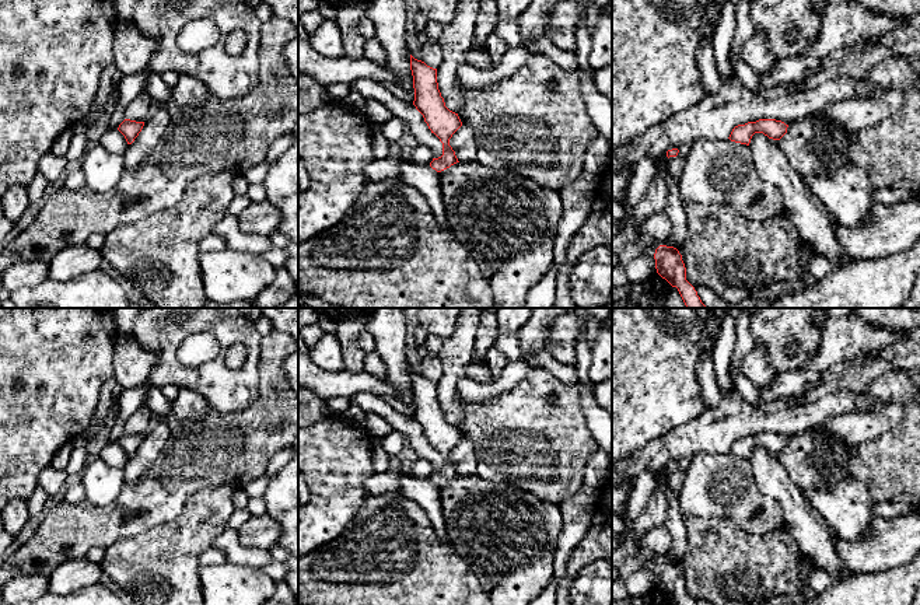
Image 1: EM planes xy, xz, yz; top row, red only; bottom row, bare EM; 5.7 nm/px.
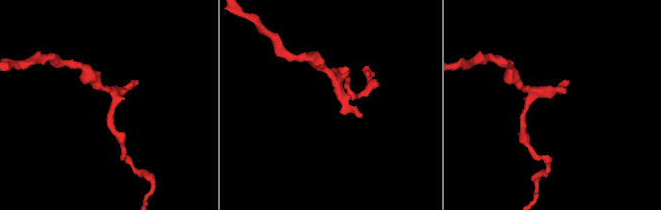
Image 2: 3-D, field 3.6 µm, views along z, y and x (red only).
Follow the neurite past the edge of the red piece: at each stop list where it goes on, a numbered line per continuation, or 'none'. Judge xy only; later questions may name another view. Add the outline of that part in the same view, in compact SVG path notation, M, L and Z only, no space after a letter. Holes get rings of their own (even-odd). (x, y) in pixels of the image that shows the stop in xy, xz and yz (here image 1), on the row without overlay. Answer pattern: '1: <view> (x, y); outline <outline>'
none

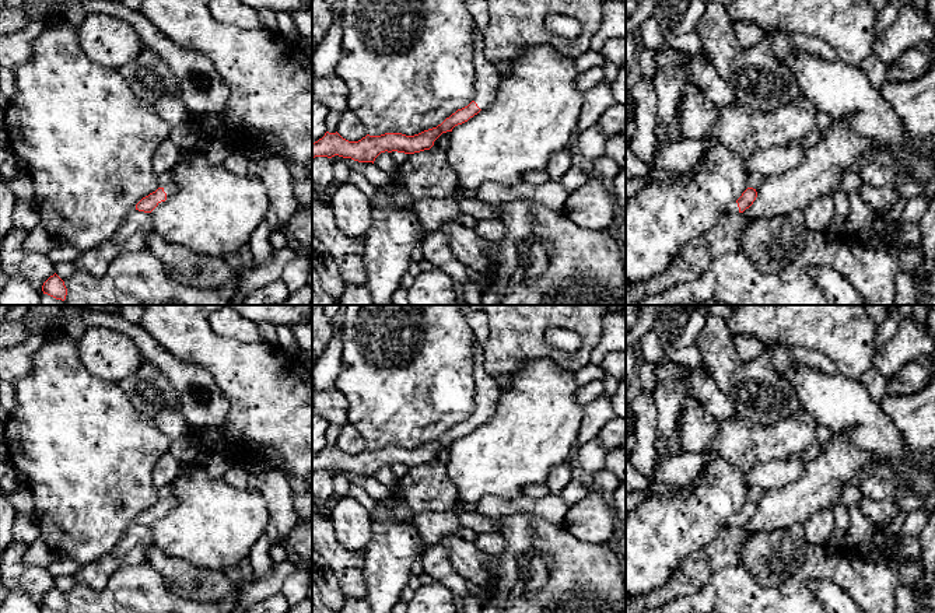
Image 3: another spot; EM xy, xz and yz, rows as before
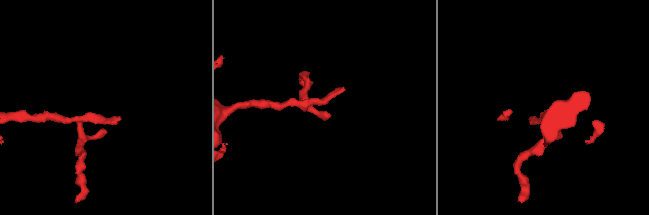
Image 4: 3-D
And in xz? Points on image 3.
1: xz (487, 392); outline M477 339L473 340L474 357L474 411L473 414L483 424L488 421L495 410L501 397L502 388L491 378L483 365L483 346Z

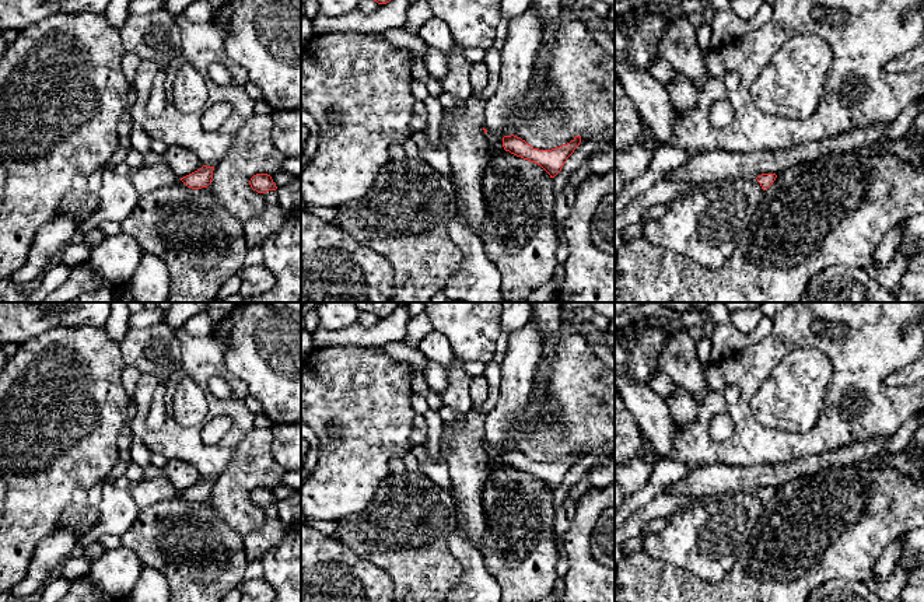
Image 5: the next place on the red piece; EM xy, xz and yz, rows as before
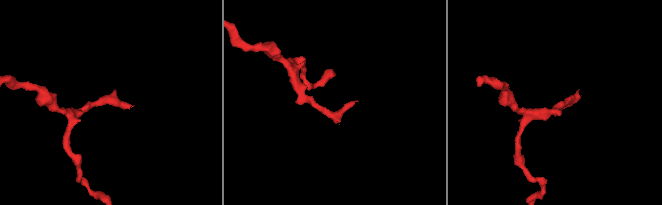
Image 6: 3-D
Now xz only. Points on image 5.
none

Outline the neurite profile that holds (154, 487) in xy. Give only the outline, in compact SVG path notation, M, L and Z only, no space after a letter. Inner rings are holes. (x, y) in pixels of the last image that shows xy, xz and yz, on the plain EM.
M161 470L147 473L140 482L133 483L130 490L139 510L167 500L176 493L175 487Z

